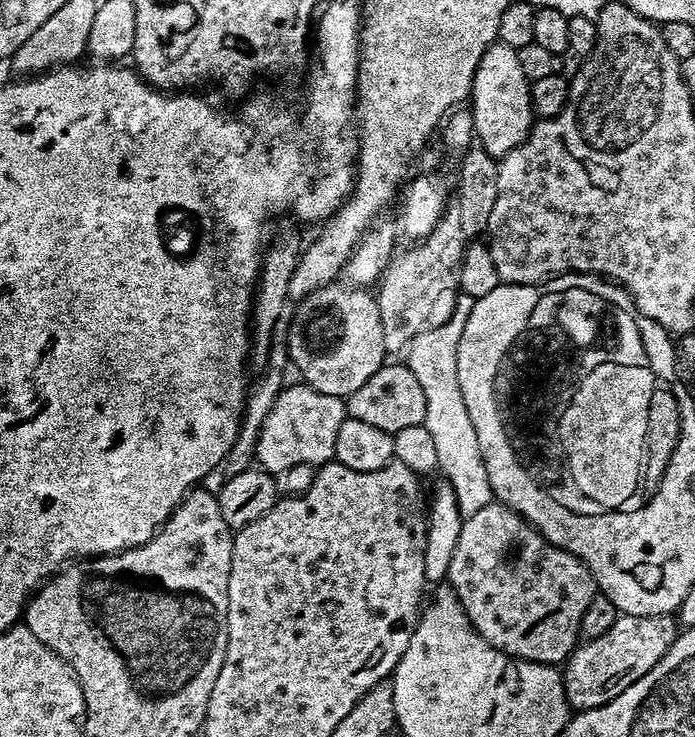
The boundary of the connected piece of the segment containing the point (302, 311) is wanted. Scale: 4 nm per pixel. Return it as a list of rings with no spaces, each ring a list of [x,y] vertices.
[[[333,282],[324,288],[314,290],[295,307],[296,317],[291,317],[288,325],[288,358],[291,367],[296,367],[300,371],[299,379],[312,388],[315,392],[322,394],[330,394],[331,396],[339,396],[347,398],[351,392],[358,390],[358,386],[362,386],[362,382],[366,382],[366,378],[370,378],[370,374],[377,372],[381,366],[386,363],[386,348],[384,346],[384,331],[382,331],[382,319],[379,313],[377,297],[373,295],[367,287],[364,286],[349,286],[344,282]]]

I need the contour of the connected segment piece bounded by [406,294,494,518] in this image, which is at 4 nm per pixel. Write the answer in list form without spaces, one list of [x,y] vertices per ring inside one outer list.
[[[457,295],[456,305],[449,320],[436,328],[426,328],[411,340],[406,349],[406,363],[414,370],[414,378],[418,378],[422,391],[426,394],[426,418],[424,424],[434,434],[434,446],[438,449],[438,466],[443,472],[443,479],[452,484],[460,505],[460,514],[467,518],[473,516],[482,506],[493,503],[494,493],[488,481],[488,471],[480,453],[478,434],[474,434],[474,422],[470,422],[470,414],[466,414],[466,402],[462,402],[462,390],[458,386],[458,342],[462,338],[462,330],[466,326],[466,318],[472,313],[473,297]]]

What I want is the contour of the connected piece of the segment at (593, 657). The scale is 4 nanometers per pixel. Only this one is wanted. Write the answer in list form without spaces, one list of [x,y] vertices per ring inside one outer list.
[[[617,615],[614,626],[602,634],[602,638],[585,640],[568,657],[562,668],[564,678],[564,692],[568,695],[569,705],[576,710],[597,708],[622,694],[626,686],[634,686],[642,674],[646,674],[670,650],[670,646],[676,641],[678,635],[678,620],[675,615],[666,616],[625,616]]]

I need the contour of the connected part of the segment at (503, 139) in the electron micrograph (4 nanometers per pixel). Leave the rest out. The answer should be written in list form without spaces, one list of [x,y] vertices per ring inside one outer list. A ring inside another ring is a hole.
[[[499,42],[488,47],[478,62],[478,70],[472,79],[470,111],[474,122],[474,136],[482,147],[495,158],[504,157],[527,138],[532,131],[532,90],[530,76],[524,73],[521,53]]]

